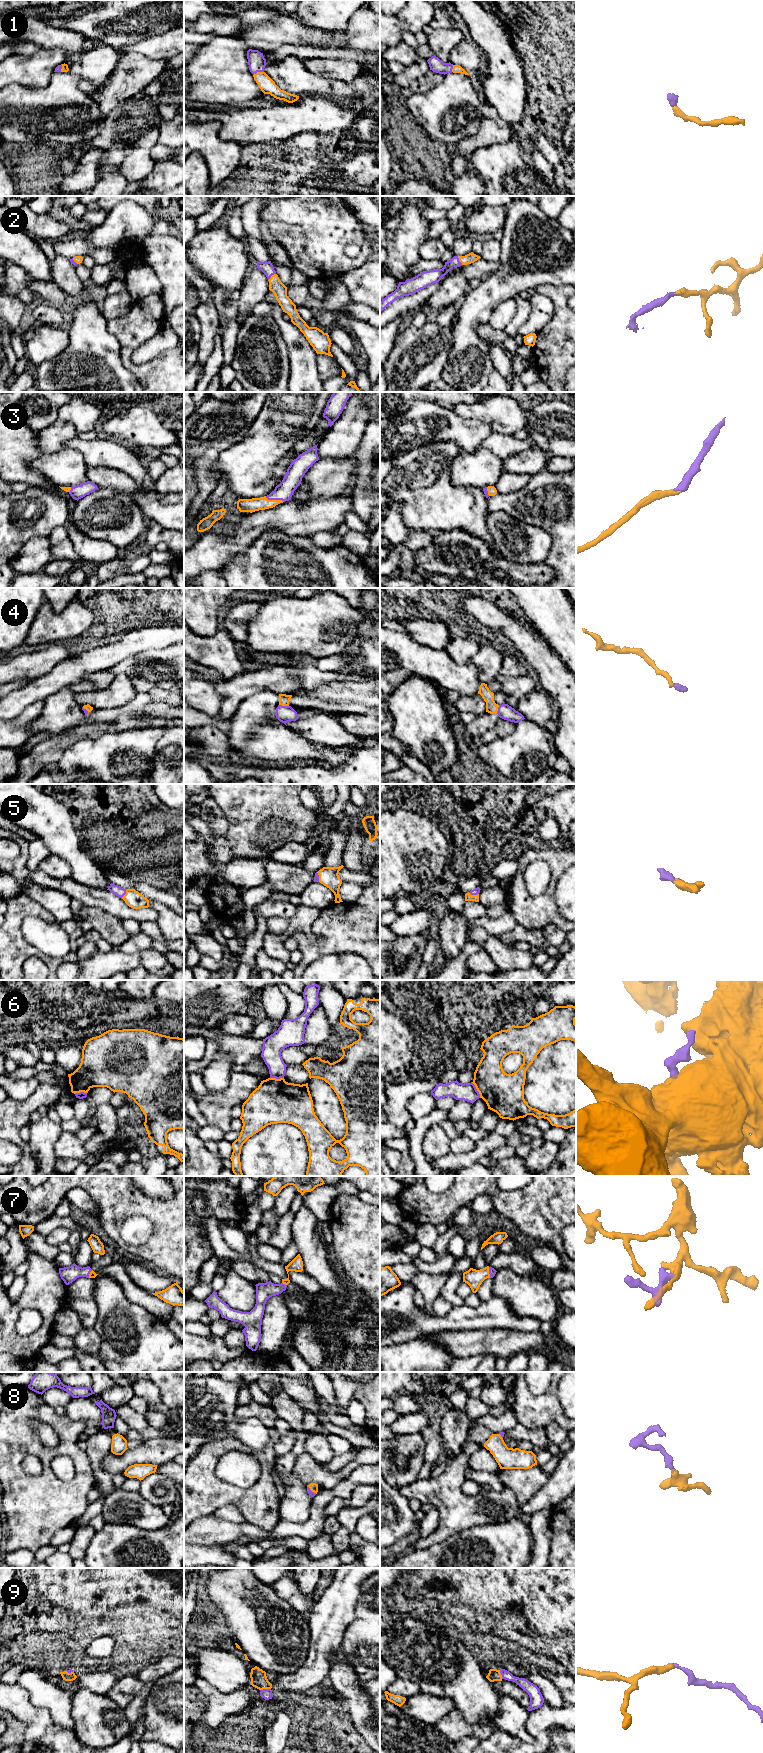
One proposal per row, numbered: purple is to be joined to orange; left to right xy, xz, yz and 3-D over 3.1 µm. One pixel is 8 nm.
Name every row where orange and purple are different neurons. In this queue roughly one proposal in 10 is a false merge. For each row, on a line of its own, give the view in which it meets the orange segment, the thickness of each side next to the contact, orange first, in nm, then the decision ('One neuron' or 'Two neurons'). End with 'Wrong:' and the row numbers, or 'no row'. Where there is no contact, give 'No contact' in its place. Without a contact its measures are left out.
1: Touches orange in xz. Thickness 120 nm (orange) against 140 nm. One neuron
2: Touches orange in xz. Thickness 110 nm (orange) against 100 nm. One neuron
3: Touches orange in xz. Thickness 110 nm (orange) against 140 nm. One neuron
4: Touches orange in xz. Thickness 90 nm (orange) against 140 nm. One neuron
5: Touches orange in yz. Thickness 60 nm (orange) against 50 nm. One neuron
6: Touches orange in yz. Thickness 320 nm (orange) against 140 nm. Two neurons
7: Touches orange in yz. Thickness 140 nm (orange) against 60 nm. One neuron
8: Touches orange in xz. Thickness 70 nm (orange) against 50 nm. One neuron
9: Touches orange in xz. Thickness 130 nm (orange) against 80 nm. One neuron
Wrong: 6

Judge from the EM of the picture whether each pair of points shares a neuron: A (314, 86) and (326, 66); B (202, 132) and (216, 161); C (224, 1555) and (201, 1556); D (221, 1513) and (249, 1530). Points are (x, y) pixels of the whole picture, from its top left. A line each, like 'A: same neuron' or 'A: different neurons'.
A: different neurons
B: same neuron
C: same neuron
D: different neurons

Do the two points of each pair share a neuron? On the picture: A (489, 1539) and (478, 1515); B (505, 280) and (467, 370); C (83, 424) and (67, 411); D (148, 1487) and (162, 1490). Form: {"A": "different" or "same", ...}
{"A": "different", "B": "same", "C": "same", "D": "same"}

